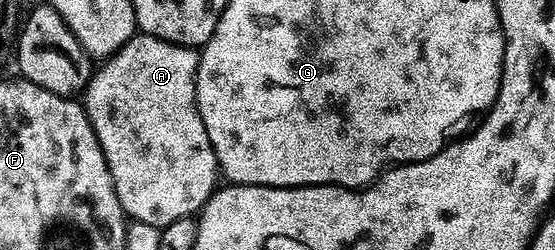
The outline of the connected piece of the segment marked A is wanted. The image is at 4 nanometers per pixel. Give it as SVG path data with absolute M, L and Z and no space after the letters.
M137 34L128 40L117 52L103 61L104 64L95 69L92 78L88 82L86 91L82 96L82 103L85 112L88 113L88 120L92 124L94 134L100 143L102 154L106 158L106 166L110 170L112 185L116 191L116 197L124 210L125 217L131 218L138 224L149 224L155 228L165 228L170 222L174 222L183 216L192 216L199 213L204 207L209 196L217 191L216 176L218 180L218 165L216 155L210 146L210 138L206 134L206 126L200 117L200 111L196 105L196 67L200 61L197 49L185 48L182 44L171 44L165 40L159 40L157 36L146 36Z

